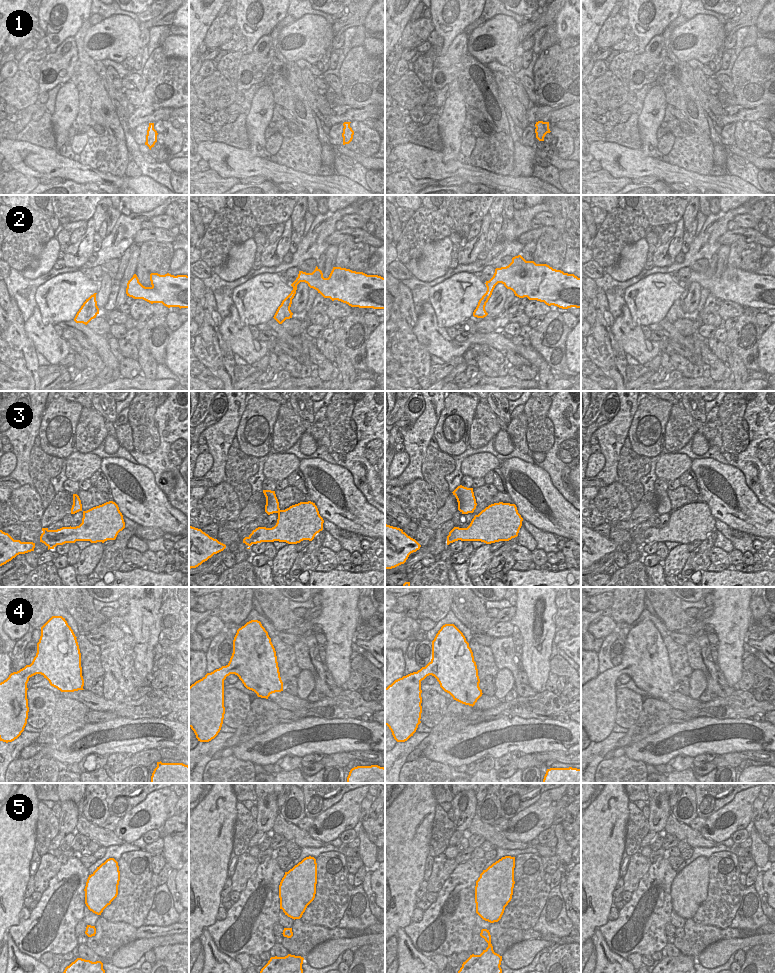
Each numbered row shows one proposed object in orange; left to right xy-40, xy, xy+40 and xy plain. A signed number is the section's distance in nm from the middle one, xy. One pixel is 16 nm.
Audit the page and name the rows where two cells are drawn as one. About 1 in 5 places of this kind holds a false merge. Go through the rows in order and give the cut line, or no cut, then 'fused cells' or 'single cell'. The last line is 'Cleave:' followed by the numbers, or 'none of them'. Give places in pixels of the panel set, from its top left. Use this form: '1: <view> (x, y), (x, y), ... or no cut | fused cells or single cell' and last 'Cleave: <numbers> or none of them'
1: no cut | single cell
2: xy (288, 295), (288, 302) | fused cells
3: no cut | single cell
4: no cut | single cell
5: no cut | single cell
Cleave: 2

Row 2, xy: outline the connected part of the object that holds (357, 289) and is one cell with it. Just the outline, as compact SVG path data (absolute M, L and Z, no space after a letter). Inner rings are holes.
M317 266L312 273L299 271L291 284L293 290L288 302L294 298L300 282L307 283L332 301L338 300L351 307L385 309L385 278L378 275L367 275L341 267L333 267L328 278L323 277Z

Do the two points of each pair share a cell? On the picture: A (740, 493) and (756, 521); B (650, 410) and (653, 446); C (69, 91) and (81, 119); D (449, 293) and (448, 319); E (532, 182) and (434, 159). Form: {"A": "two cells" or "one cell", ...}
{"A": "one cell", "B": "one cell", "C": "two cells", "D": "one cell", "E": "one cell"}

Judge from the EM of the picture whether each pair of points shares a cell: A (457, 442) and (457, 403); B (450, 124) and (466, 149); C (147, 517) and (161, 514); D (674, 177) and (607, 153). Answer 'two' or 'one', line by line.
A: one
B: two
C: one
D: one

